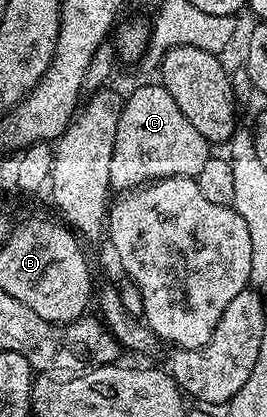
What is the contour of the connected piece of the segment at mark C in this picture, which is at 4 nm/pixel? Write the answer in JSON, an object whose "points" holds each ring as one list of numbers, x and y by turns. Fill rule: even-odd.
{"points":[[160,84,154,86,138,86,122,103,122,115,119,116,119,124,116,129,115,148,112,149,111,162,111,187,118,192,129,192,136,190,140,186,147,185,151,182,157,182,159,178,192,178,197,179,200,168,204,168,204,164,212,157,211,143,204,140,204,136,200,136,200,132,196,132,196,128,192,128,192,123,184,117,184,112,180,112,180,108,176,105,176,100,172,100,172,96]]}

